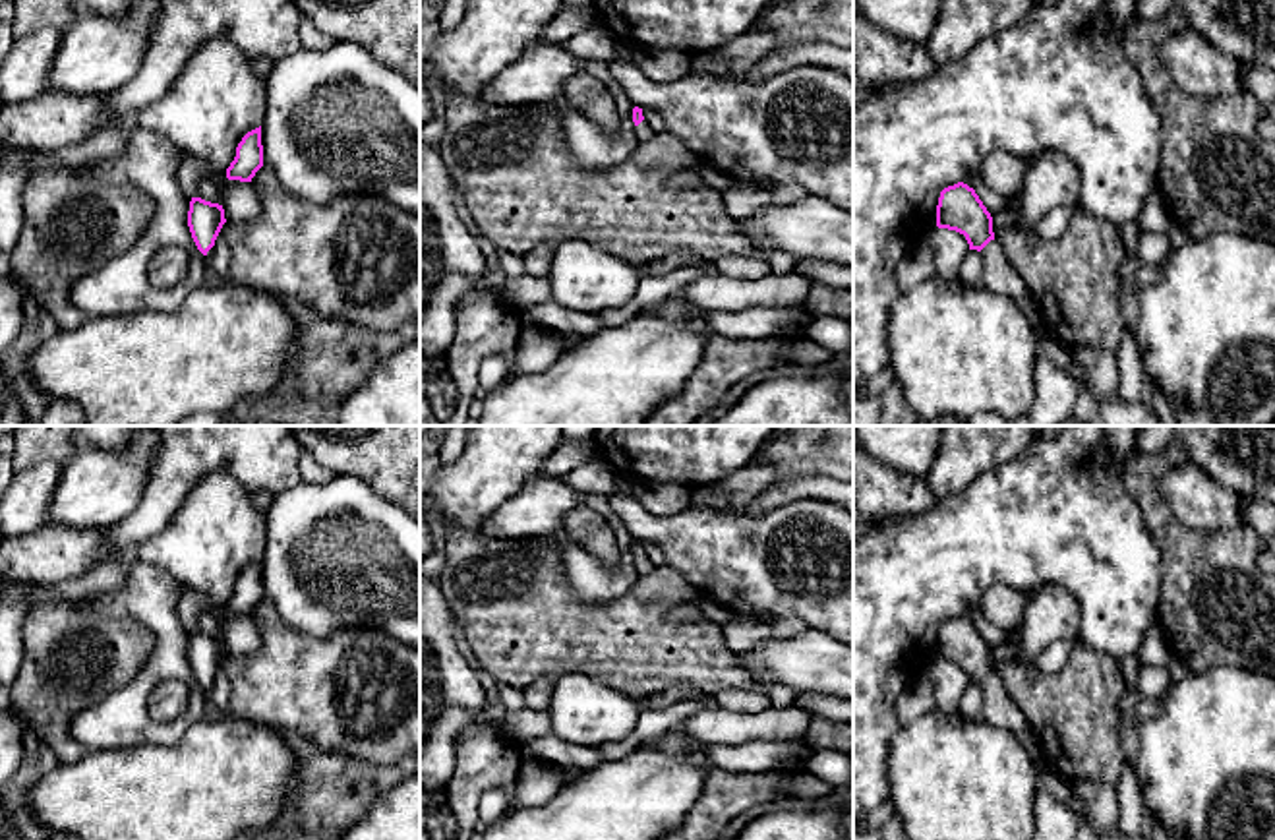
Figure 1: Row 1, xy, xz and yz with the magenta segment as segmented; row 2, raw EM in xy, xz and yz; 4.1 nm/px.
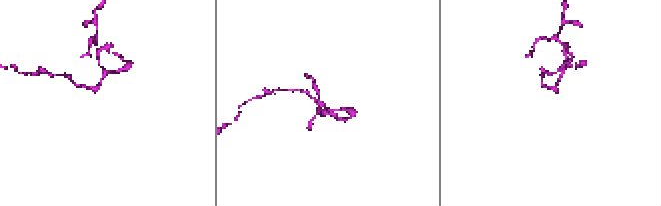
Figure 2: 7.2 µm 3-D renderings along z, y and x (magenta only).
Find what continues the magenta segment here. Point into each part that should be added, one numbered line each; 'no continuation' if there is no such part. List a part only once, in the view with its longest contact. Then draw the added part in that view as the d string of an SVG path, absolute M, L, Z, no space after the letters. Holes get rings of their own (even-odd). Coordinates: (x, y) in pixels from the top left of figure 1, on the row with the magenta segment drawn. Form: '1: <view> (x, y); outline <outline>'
1: yz (999, 277); outline M991 240L983 250L981 285L996 294L1008 296L1027 317L1035 333L1047 329L1047 323L1037 308L1037 302L1020 275L1010 267L1002 246Z

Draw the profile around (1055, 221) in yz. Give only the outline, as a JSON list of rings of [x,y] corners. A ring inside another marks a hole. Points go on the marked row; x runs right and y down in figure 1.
[[[1054,207],[1033,226],[1033,230],[1041,238],[1058,238],[1066,230],[1074,211],[1076,207]]]

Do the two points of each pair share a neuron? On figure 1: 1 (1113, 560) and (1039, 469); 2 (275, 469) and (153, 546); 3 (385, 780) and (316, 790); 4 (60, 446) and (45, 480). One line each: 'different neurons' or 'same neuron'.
1: same neuron
2: different neurons
3: same neuron
4: different neurons

